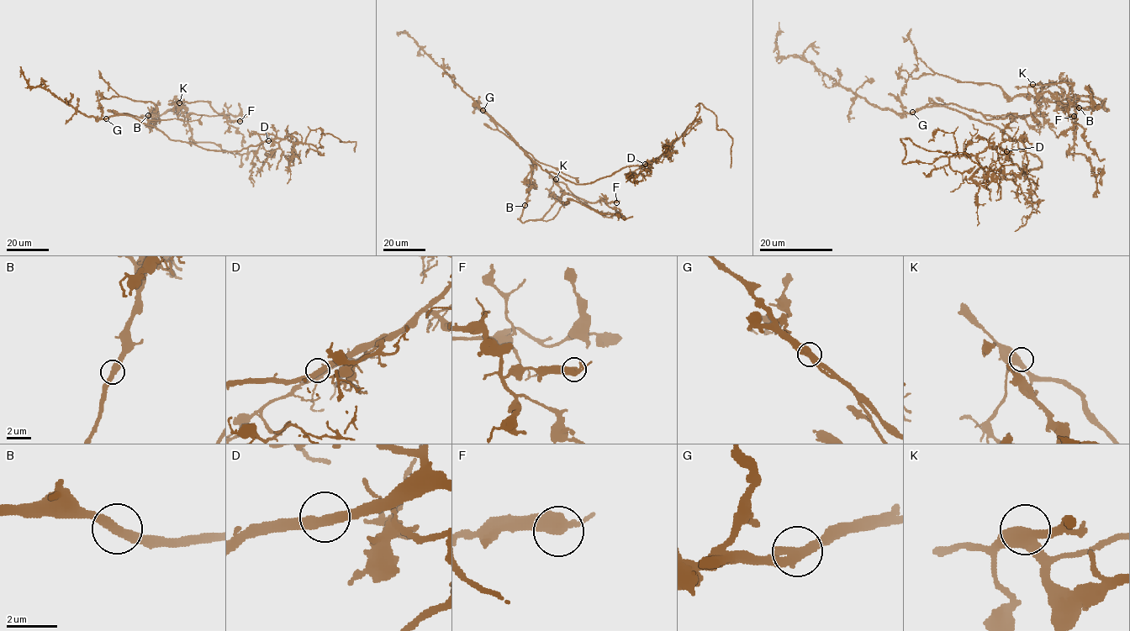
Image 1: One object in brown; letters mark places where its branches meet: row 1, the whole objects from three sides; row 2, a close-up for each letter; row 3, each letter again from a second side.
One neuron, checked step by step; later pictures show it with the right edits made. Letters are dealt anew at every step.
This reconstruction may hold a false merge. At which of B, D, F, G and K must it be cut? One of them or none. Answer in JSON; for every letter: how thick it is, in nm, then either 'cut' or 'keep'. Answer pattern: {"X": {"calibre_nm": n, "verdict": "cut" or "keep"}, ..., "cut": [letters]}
{"B": {"calibre_nm": 400, "verdict": "keep"}, "D": {"calibre_nm": 400, "verdict": "keep"}, "F": {"calibre_nm": 440, "verdict": "keep"}, "G": {"calibre_nm": 440, "verdict": "cut"}, "K": {"calibre_nm": 480, "verdict": "keep"}, "cut": ["G"]}

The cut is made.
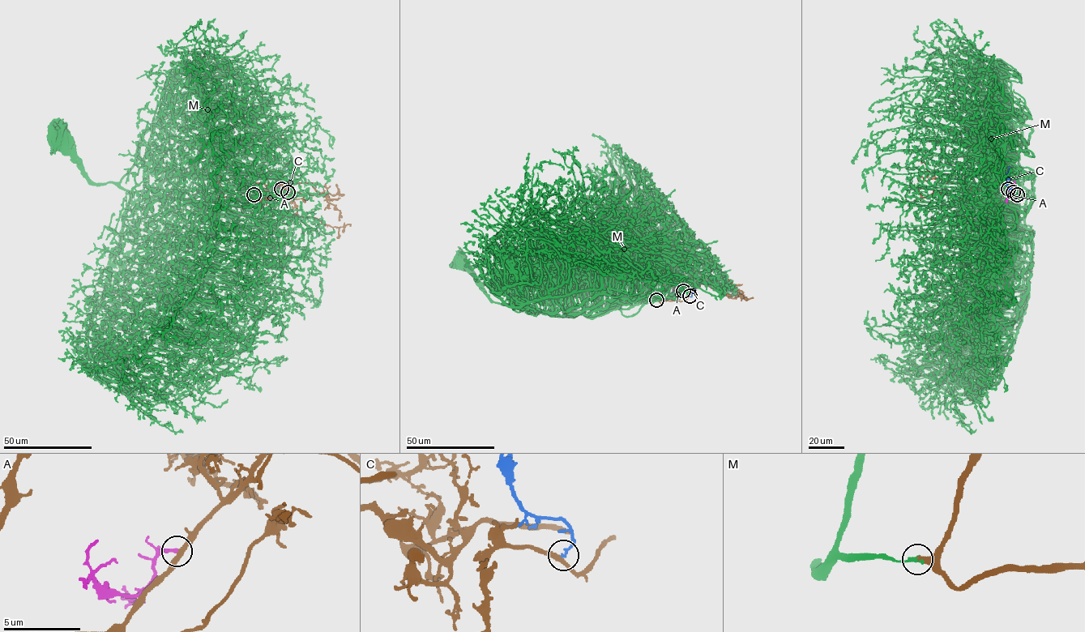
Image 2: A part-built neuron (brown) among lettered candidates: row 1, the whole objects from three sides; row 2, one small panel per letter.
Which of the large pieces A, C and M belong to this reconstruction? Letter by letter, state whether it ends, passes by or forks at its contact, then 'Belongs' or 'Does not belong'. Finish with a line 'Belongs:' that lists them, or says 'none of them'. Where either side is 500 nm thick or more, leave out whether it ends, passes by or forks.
A: It passes by. Does not belong
C: It ends there. Does not belong
M: It ends there. Belongs
Belongs: M

